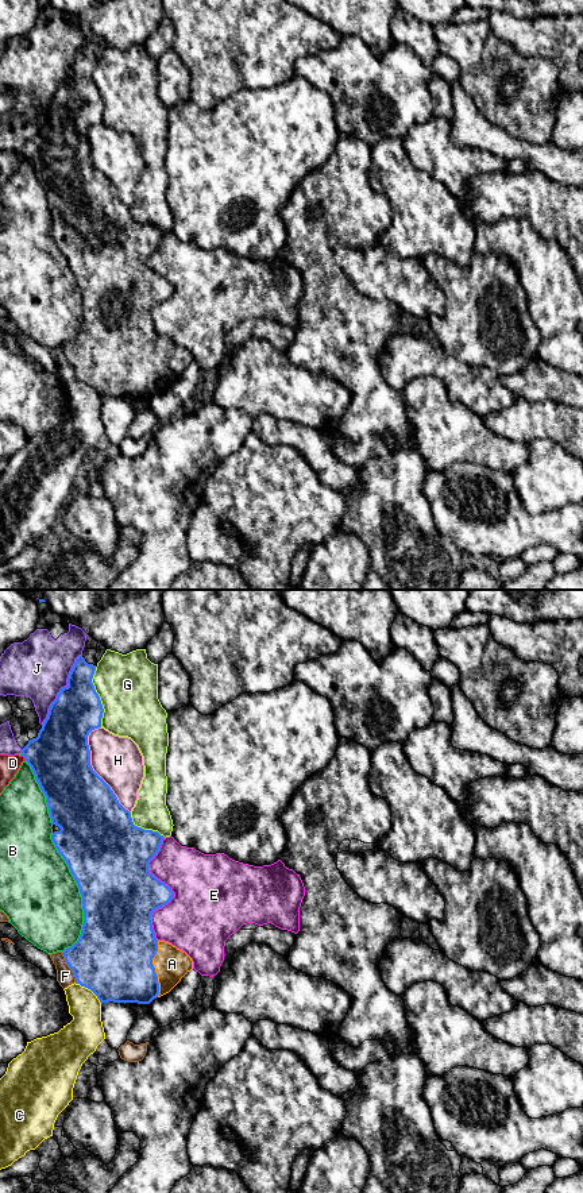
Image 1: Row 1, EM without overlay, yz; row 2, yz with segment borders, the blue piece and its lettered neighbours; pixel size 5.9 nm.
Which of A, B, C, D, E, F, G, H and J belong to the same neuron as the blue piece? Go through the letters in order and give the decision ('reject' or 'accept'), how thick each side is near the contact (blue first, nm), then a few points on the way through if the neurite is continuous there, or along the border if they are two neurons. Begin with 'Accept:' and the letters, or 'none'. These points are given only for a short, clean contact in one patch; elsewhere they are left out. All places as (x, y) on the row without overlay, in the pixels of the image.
Accept: A
A: accept; calibres 460 and 200 nm
B: reject; calibres 460 and 460 nm
C: reject; calibres 460 and 200 nm
D: reject; calibres 360 and 120 nm
E: reject; calibres 360 and 460 nm
F: reject; calibres 440 and 110 nm
G: reject; calibres 300 and 360 nm
H: reject; calibres 380 and 280 nm
J: reject; calibres 300 and 360 nm

